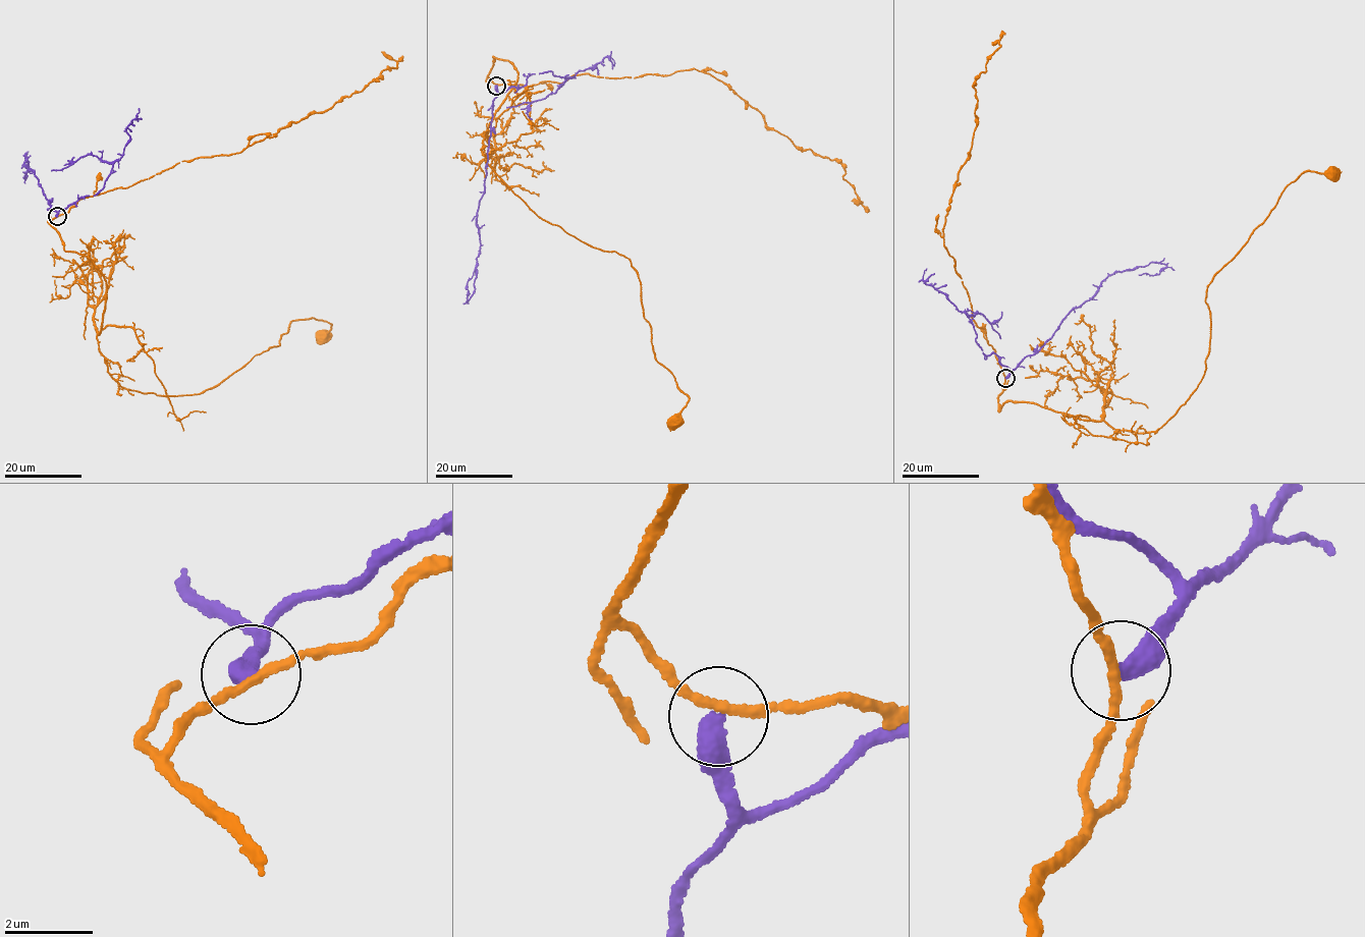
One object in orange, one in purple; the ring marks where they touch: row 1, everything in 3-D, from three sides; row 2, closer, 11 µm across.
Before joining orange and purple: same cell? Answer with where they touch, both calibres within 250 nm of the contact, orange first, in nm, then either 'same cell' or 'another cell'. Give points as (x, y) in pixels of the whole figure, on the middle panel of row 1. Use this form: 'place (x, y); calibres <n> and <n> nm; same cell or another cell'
place (496, 86); calibres 200 and 440 nm; another cell

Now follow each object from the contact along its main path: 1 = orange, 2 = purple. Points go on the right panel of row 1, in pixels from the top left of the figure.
1: (1005, 378), (998, 410), (1037, 403), (1156, 431), (1201, 379), (1215, 275), (1288, 184), (1333, 172)
2: (1005, 378), (1109, 276), (1150, 263), (1165, 265), (1158, 274), (1139, 275)

